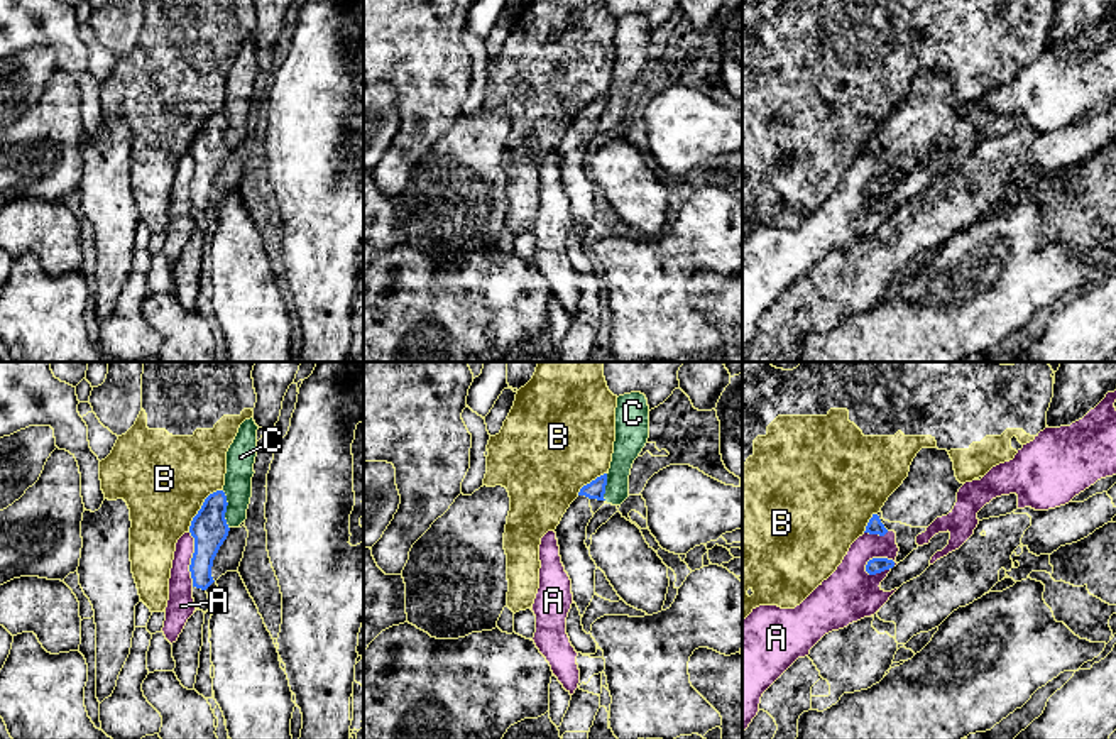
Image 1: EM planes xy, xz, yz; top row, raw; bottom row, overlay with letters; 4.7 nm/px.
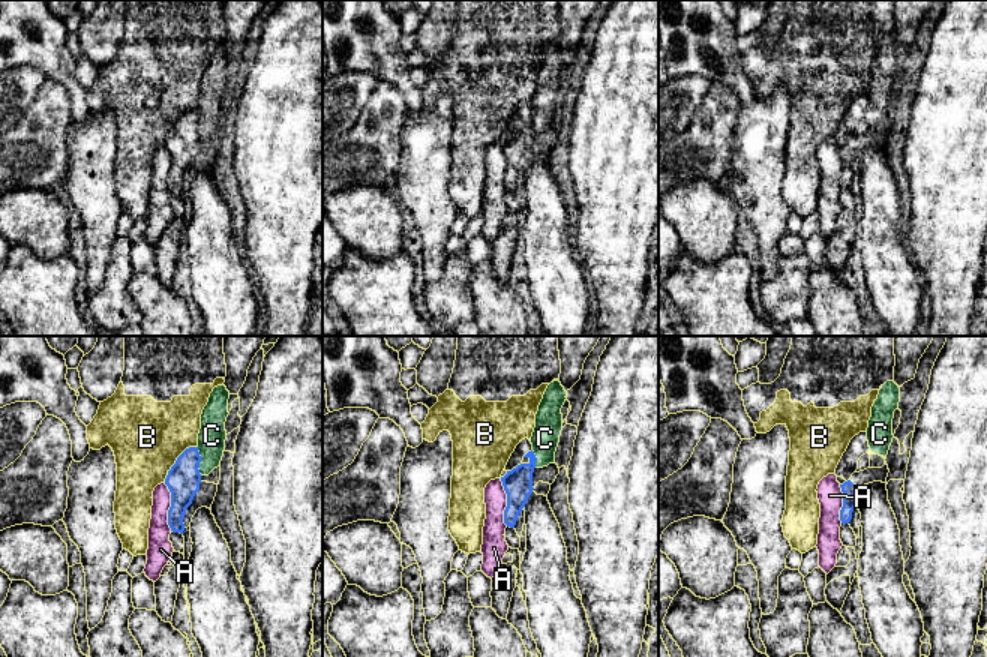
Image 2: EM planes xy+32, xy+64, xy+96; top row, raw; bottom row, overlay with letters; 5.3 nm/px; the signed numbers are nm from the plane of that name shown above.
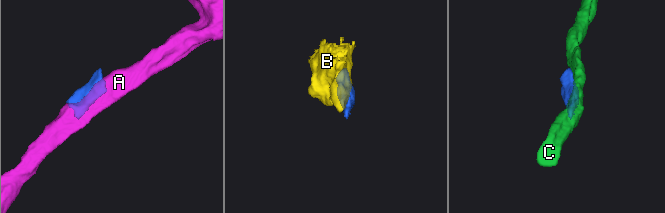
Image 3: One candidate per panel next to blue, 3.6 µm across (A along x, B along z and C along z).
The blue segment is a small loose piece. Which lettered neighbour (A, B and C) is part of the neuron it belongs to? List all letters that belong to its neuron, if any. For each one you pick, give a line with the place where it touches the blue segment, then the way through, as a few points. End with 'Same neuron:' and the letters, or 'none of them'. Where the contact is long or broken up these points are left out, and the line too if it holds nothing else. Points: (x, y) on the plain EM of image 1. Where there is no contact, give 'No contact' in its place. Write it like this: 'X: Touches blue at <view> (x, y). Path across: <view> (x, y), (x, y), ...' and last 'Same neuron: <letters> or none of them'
Same neuron: none of them

